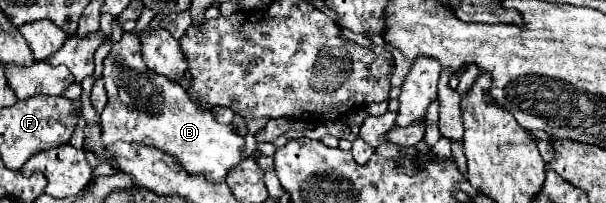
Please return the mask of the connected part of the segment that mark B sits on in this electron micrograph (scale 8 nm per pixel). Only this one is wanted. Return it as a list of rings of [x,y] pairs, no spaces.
[[[124,33],[112,47],[104,59],[102,79],[108,91],[108,105],[100,115],[100,135],[104,143],[138,141],[158,147],[176,157],[186,171],[206,173],[212,181],[224,179],[224,175],[228,175],[236,163],[248,159],[244,153],[244,137],[232,123],[218,123],[214,111],[196,107],[196,101],[190,99],[184,87],[164,79],[164,75],[156,75],[146,67],[136,33]]]

